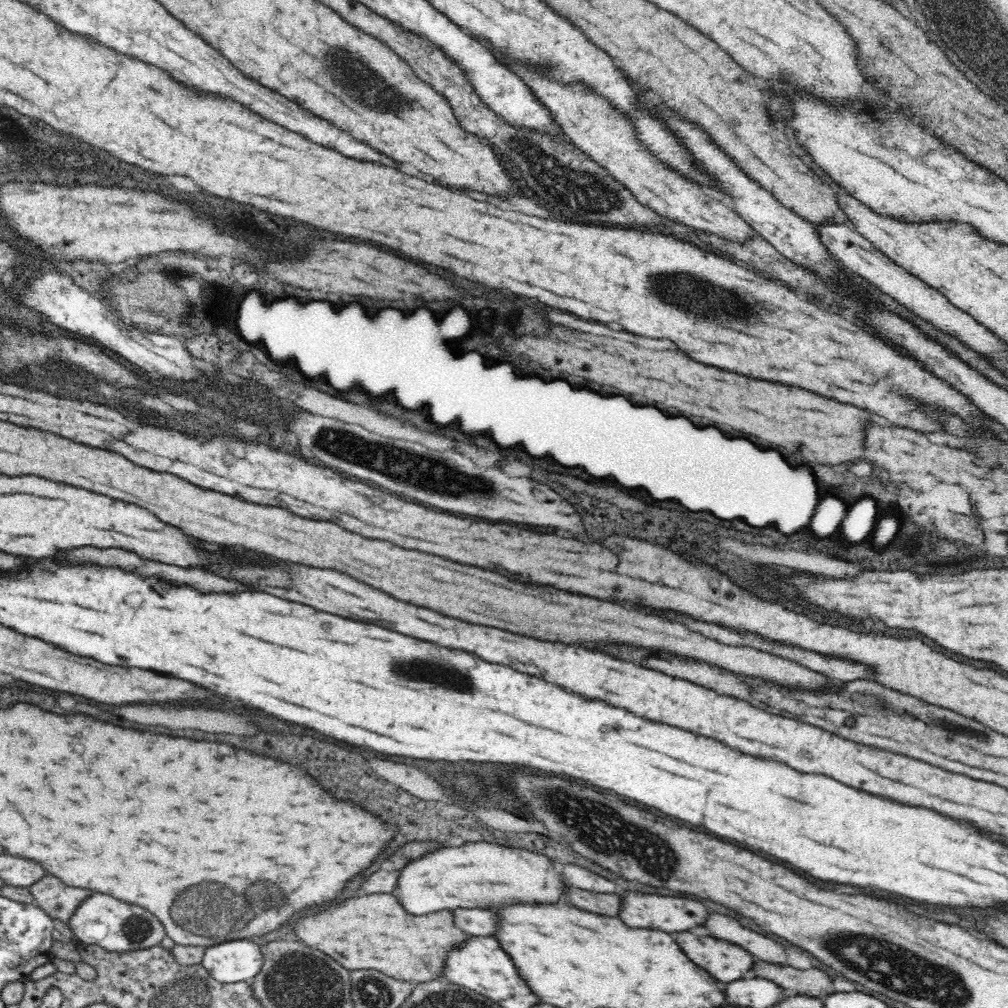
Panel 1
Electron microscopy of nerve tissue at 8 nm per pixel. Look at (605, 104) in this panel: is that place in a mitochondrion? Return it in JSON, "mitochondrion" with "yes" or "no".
{"mitochondrion":"no"}

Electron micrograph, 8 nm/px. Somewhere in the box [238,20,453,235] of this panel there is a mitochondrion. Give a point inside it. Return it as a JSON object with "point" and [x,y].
{"point":[366,87]}

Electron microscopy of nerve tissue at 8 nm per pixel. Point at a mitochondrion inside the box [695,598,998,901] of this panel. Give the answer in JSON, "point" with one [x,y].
{"point":[952,727]}

